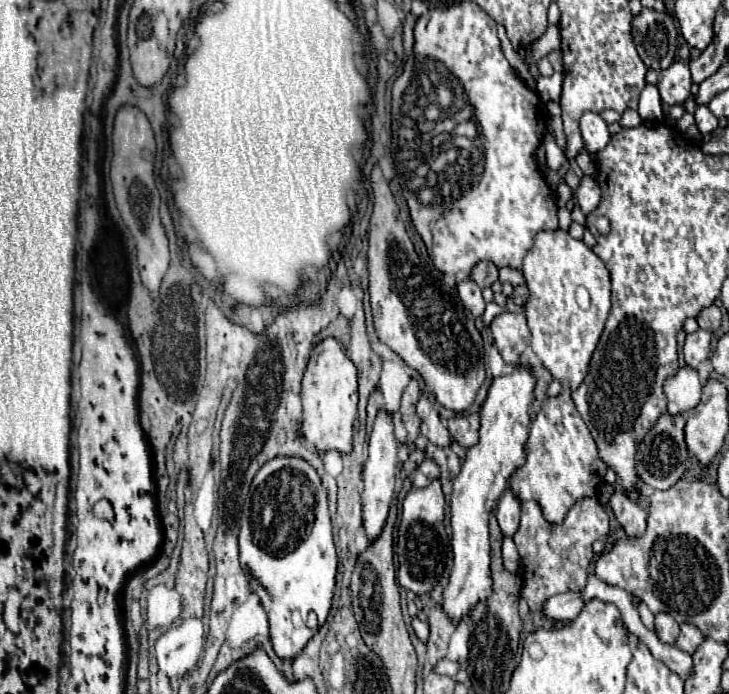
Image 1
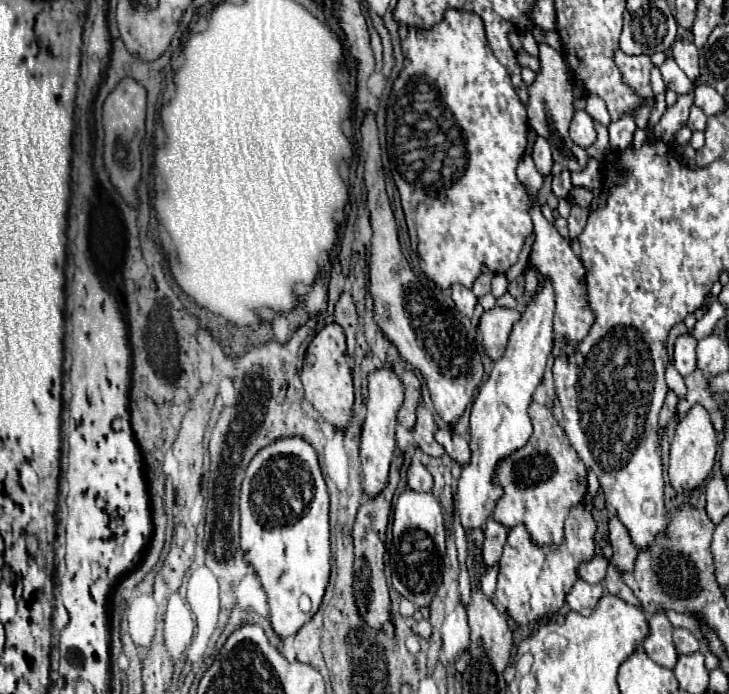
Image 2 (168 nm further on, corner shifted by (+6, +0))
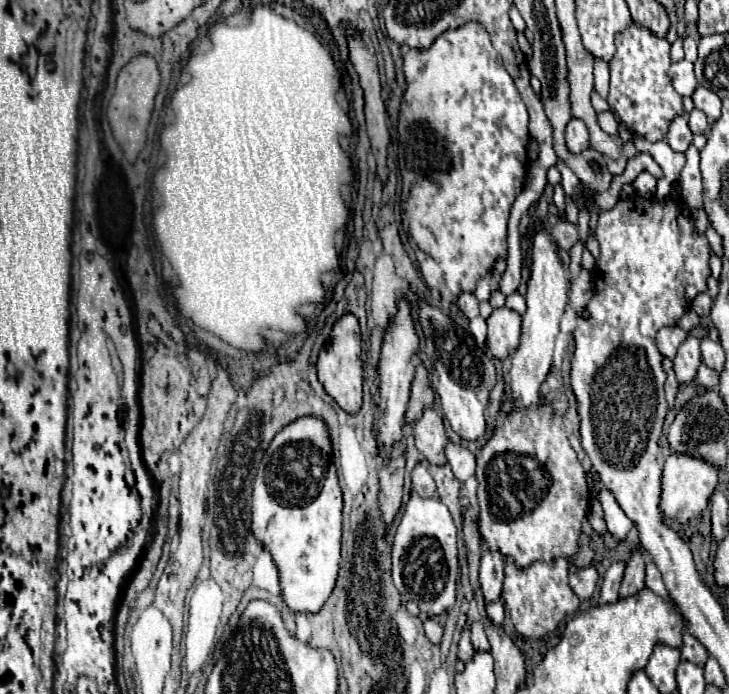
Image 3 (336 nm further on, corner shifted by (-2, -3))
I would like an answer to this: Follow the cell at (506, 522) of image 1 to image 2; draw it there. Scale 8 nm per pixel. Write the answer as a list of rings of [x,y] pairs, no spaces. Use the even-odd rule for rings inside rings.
[[[492,518],[486,522],[486,528],[484,528],[484,546],[482,546],[482,564],[480,564],[482,572],[490,570],[500,560],[506,536],[508,536],[508,530],[502,524],[494,522]]]

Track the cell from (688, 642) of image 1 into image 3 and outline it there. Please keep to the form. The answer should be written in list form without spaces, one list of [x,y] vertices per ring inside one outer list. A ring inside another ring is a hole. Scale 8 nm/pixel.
[[[684,631],[684,643],[680,651],[682,651],[682,661],[704,665],[708,659],[708,651],[704,649],[704,645],[700,645],[700,641],[696,641],[696,637],[692,637],[688,631]]]

